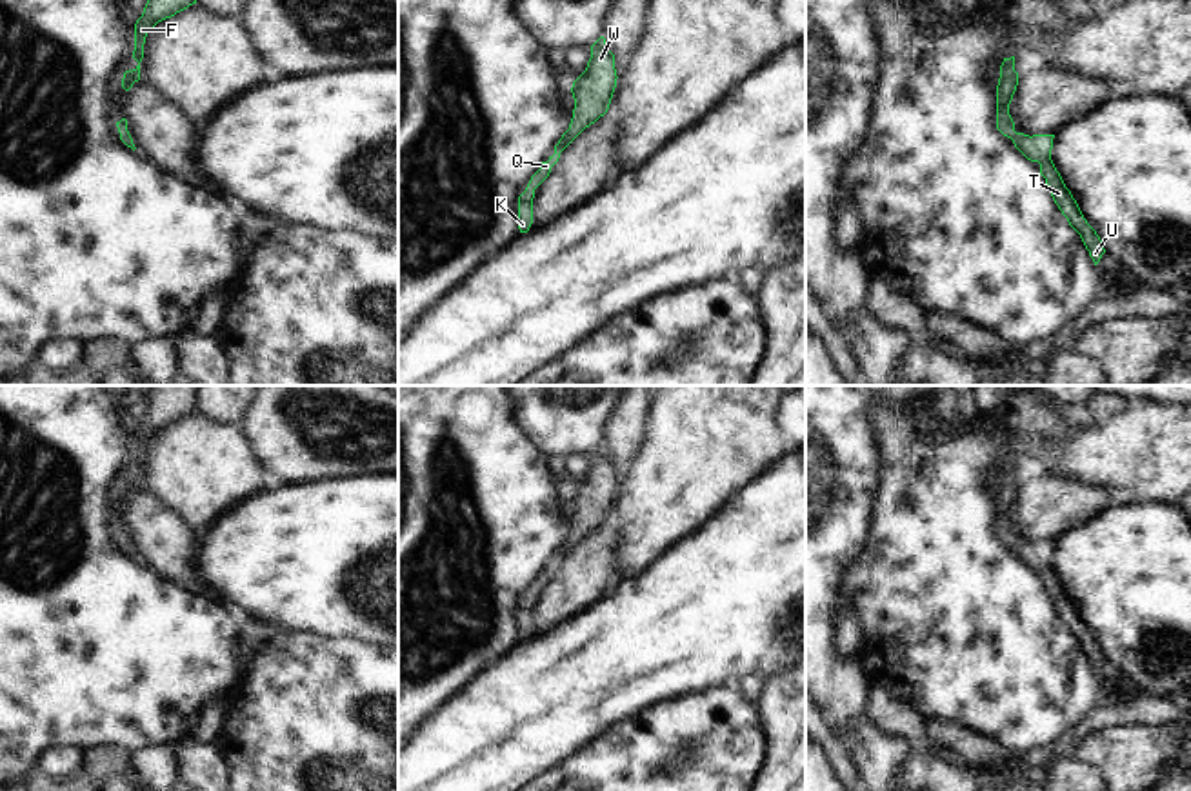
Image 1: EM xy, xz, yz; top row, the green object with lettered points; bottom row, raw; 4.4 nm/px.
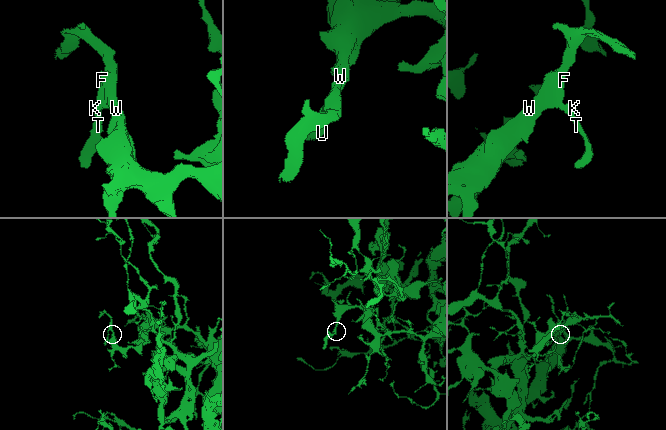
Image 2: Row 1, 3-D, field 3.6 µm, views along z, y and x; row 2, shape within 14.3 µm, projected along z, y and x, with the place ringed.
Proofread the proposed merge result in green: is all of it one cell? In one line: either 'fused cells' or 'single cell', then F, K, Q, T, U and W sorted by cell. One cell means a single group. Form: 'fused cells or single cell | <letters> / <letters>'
single cell | F K Q T U W

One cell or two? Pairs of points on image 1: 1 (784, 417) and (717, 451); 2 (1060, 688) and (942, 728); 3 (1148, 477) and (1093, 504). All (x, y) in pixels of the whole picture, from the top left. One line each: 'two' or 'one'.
1: two
2: two
3: two

